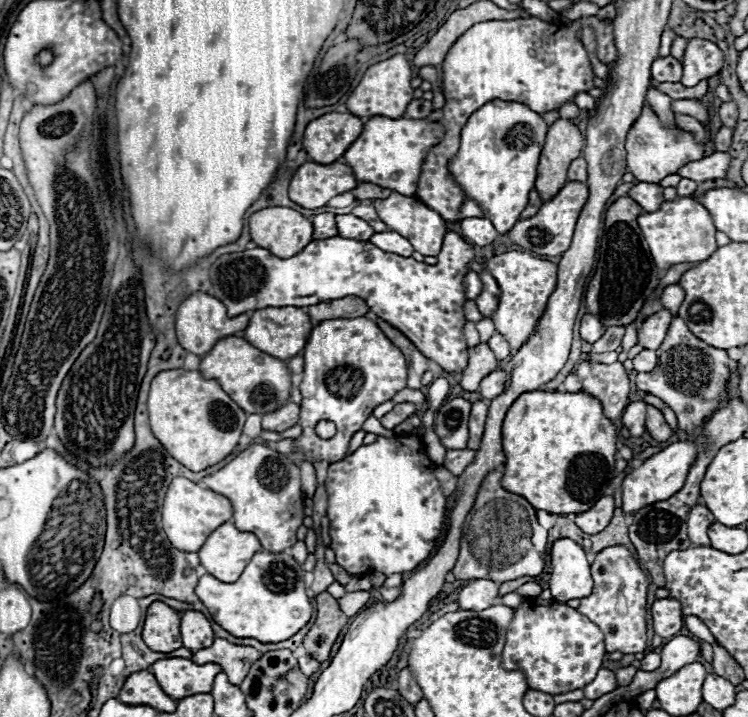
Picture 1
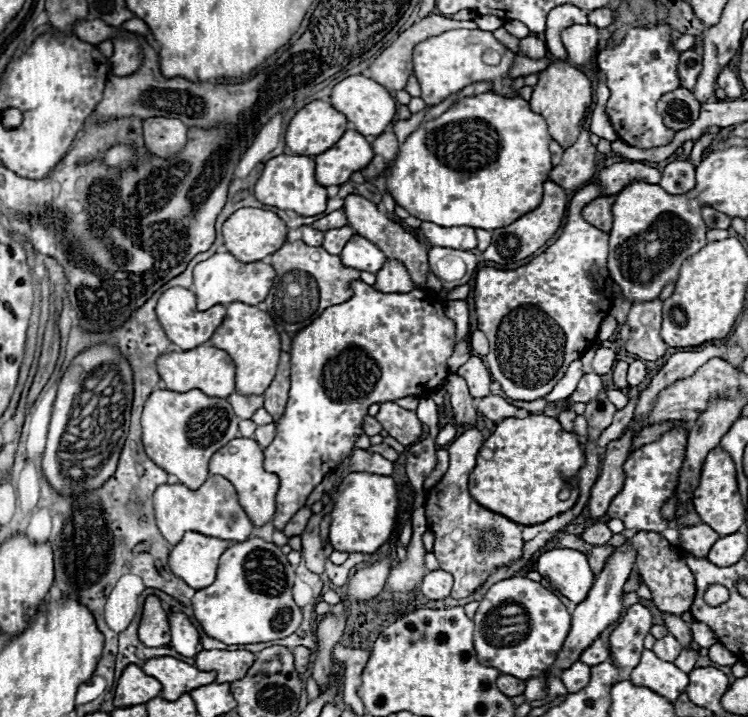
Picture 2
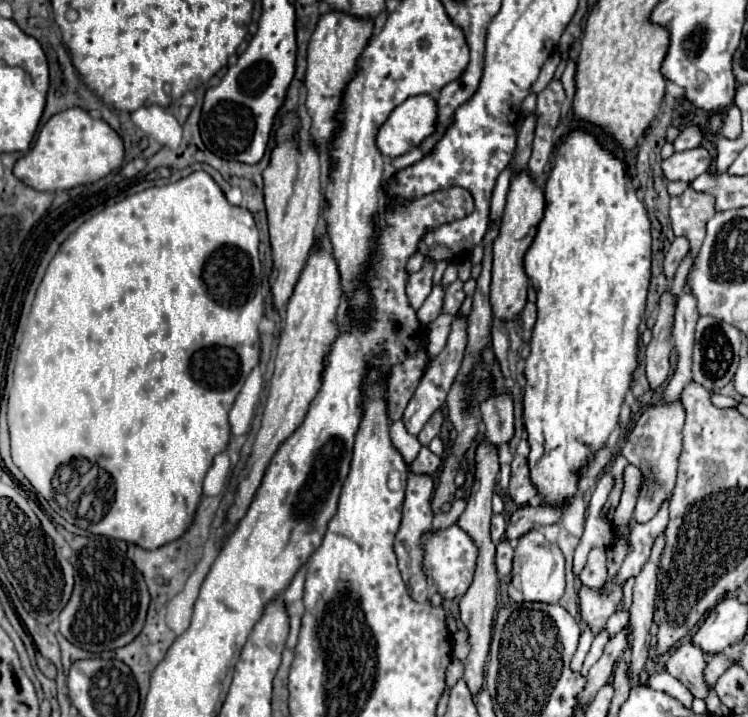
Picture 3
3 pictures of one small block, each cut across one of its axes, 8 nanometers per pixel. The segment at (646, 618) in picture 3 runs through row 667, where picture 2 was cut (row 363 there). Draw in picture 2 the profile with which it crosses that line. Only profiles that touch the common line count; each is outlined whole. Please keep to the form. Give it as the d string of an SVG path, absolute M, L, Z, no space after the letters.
M634 360L630 364L630 370L628 370L628 382L630 386L638 386L648 374L648 366L642 362L642 360Z

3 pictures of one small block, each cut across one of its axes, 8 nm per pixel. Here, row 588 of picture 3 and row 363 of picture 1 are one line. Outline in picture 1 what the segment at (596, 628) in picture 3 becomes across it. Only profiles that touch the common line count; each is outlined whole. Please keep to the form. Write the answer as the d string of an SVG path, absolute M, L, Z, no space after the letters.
M580 362L574 374L582 382L582 390L600 400L606 418L618 420L622 416L624 408L628 406L630 394L630 378L622 362L614 364Z

